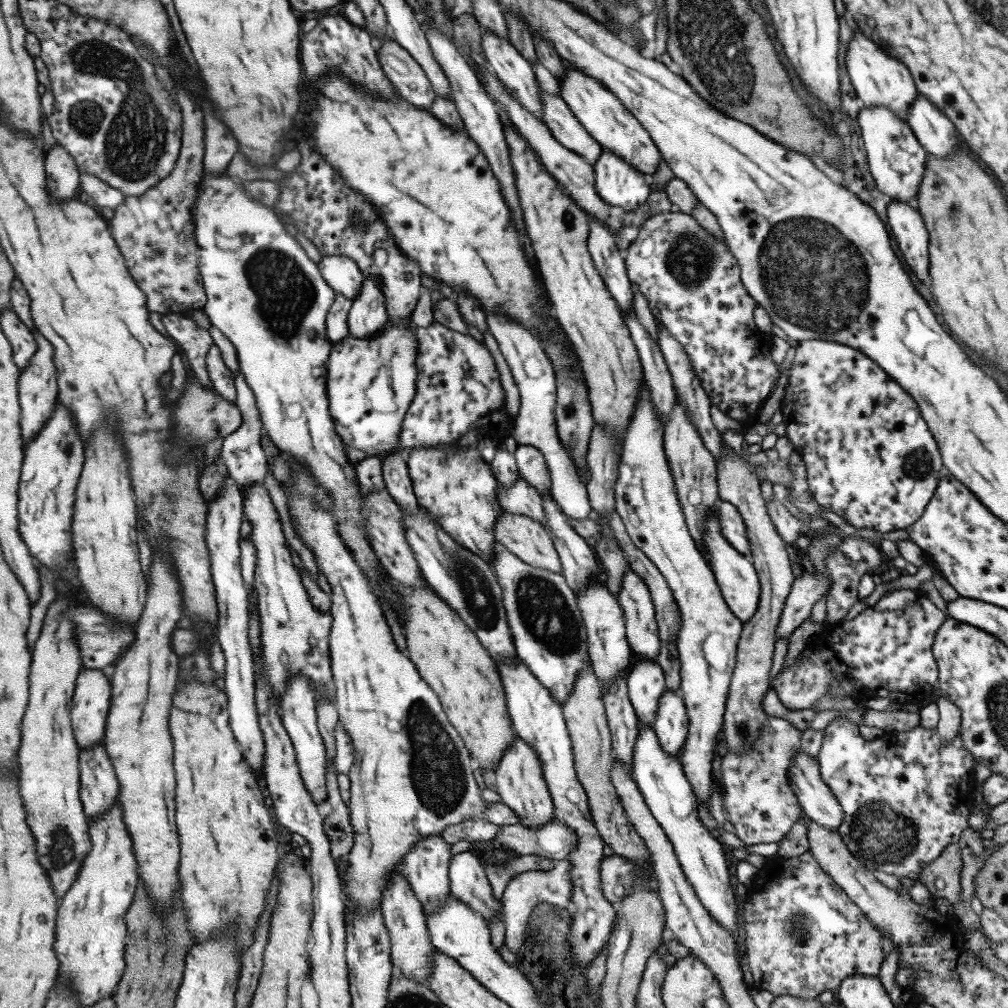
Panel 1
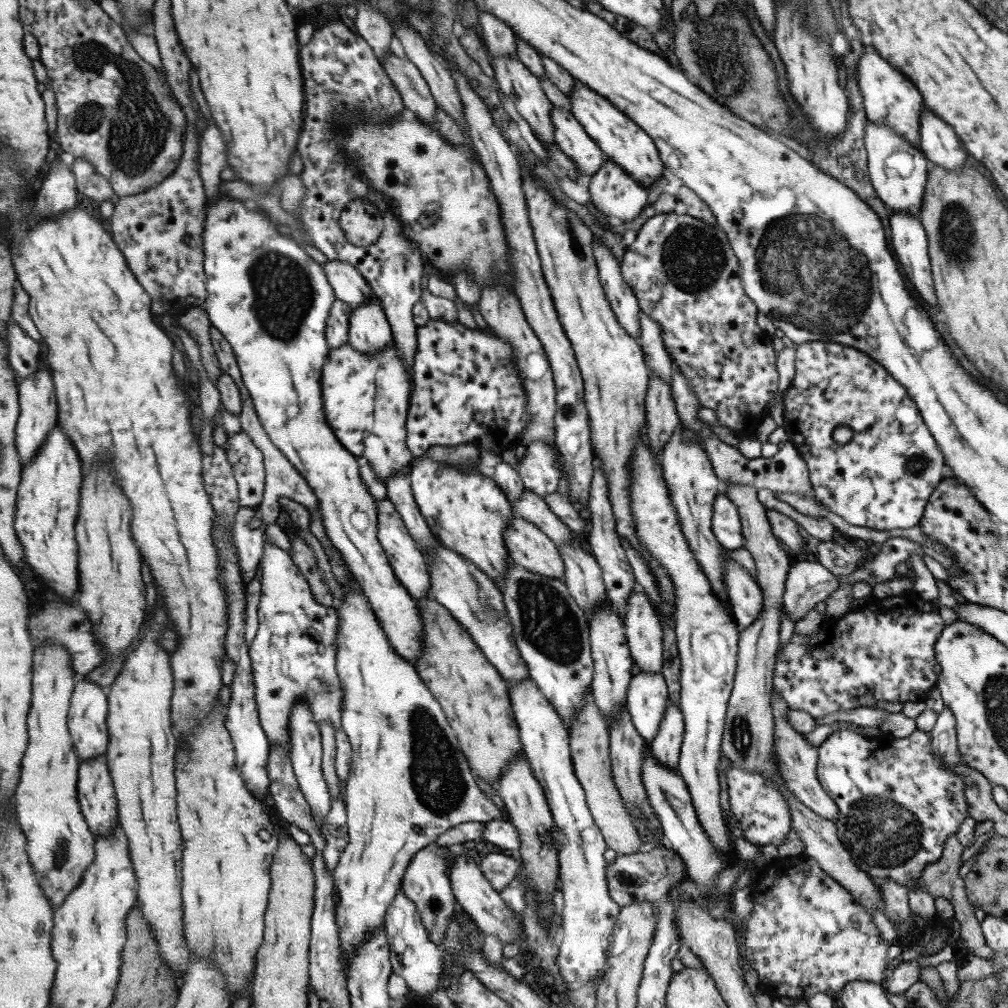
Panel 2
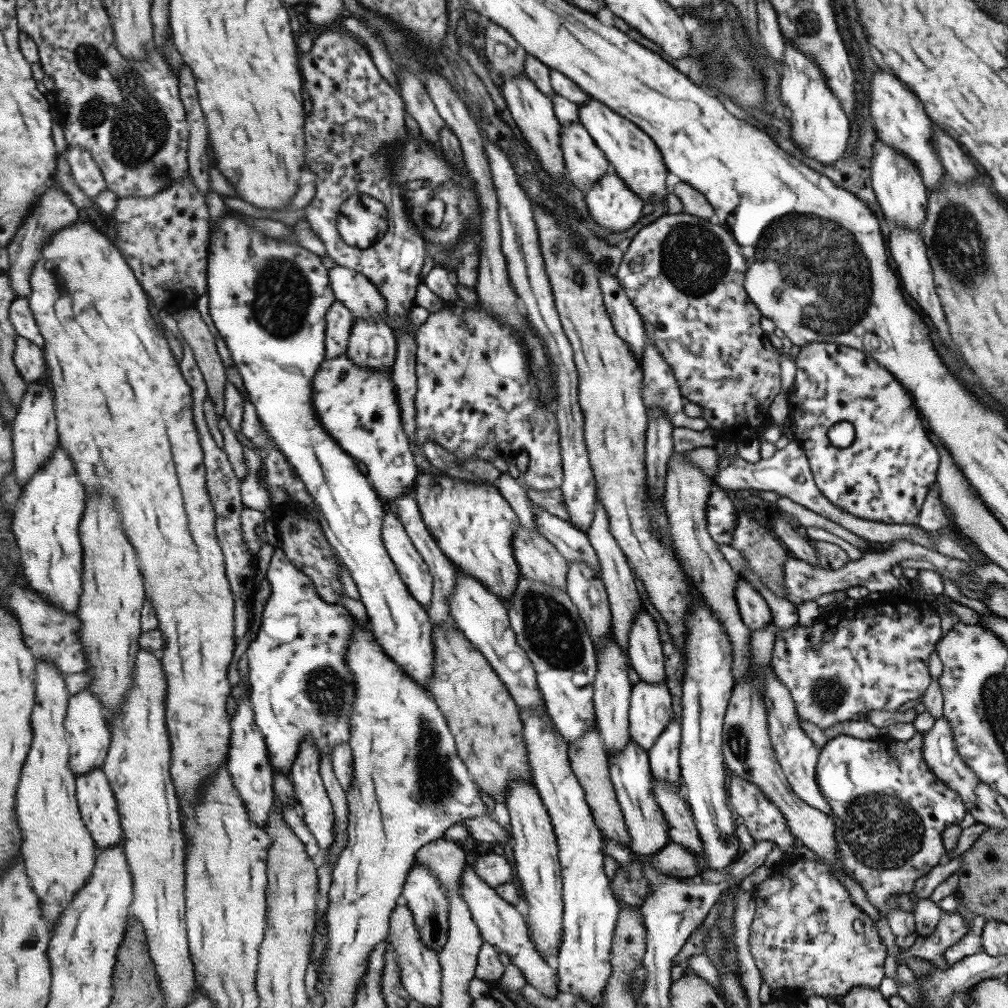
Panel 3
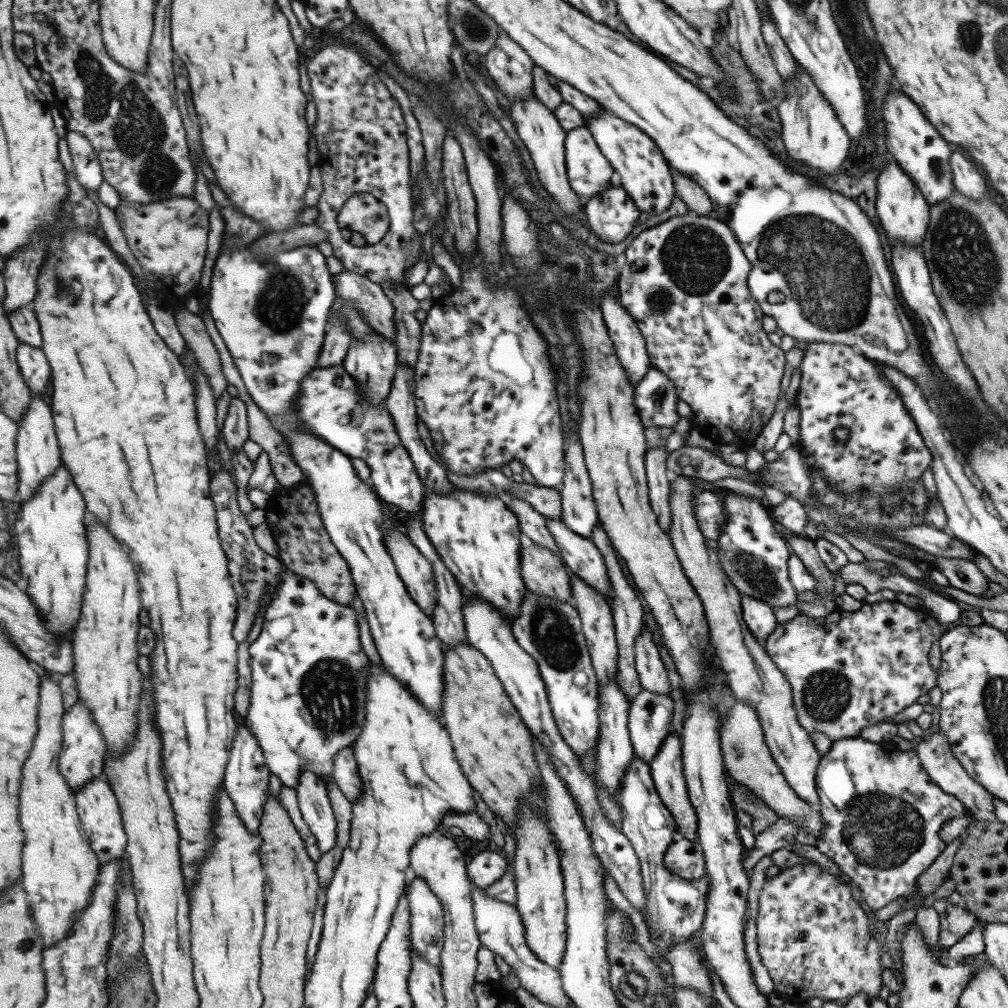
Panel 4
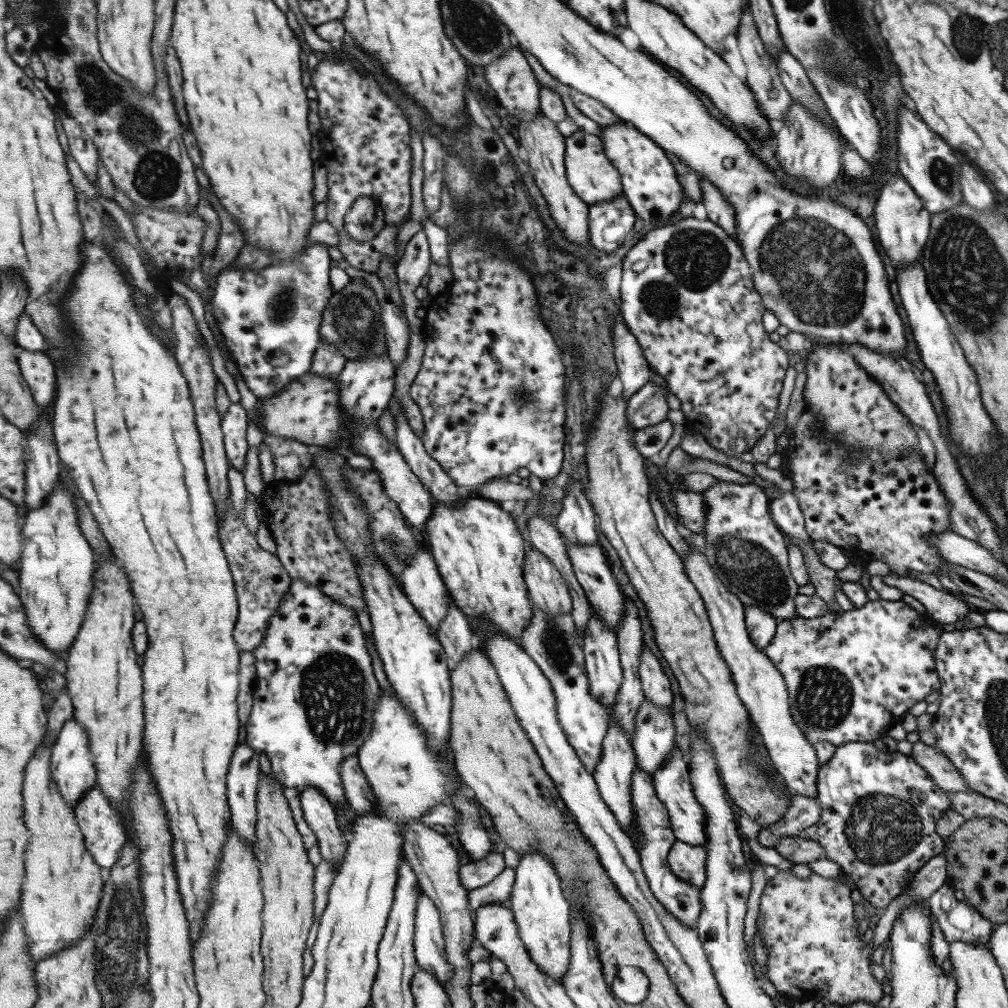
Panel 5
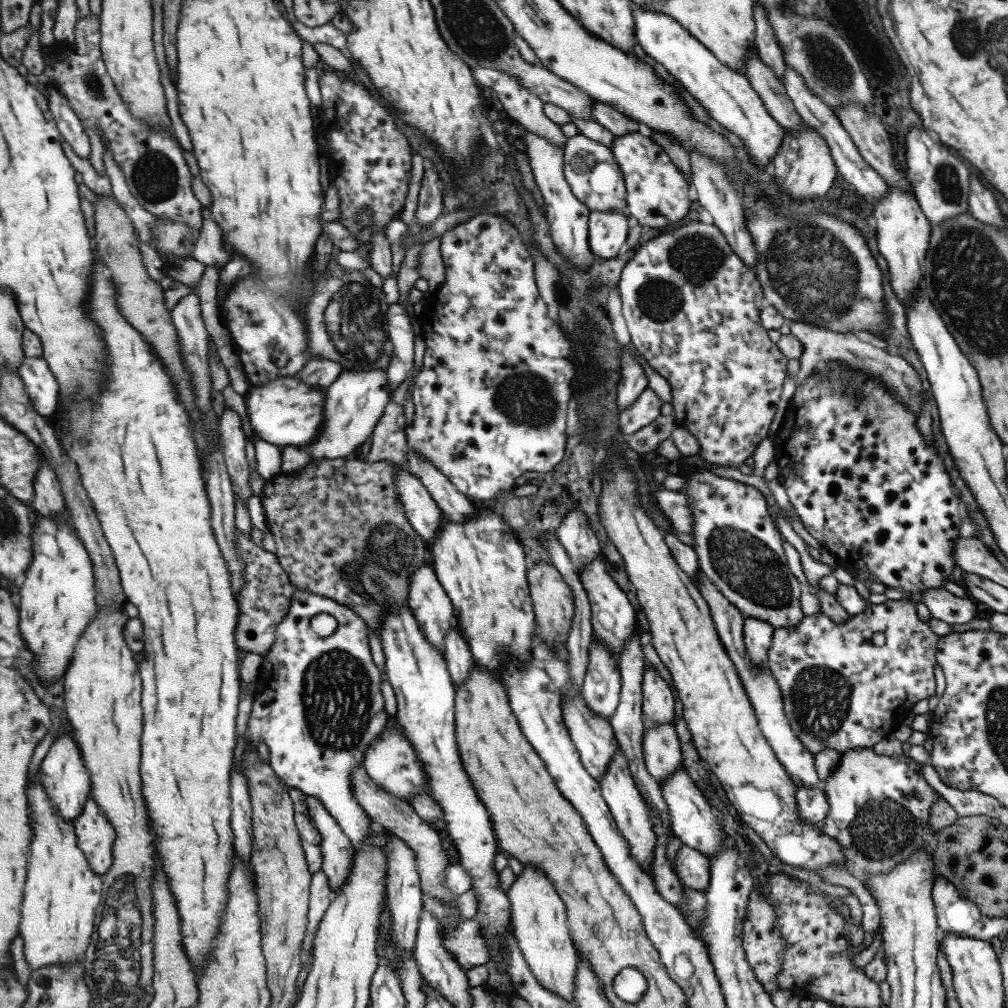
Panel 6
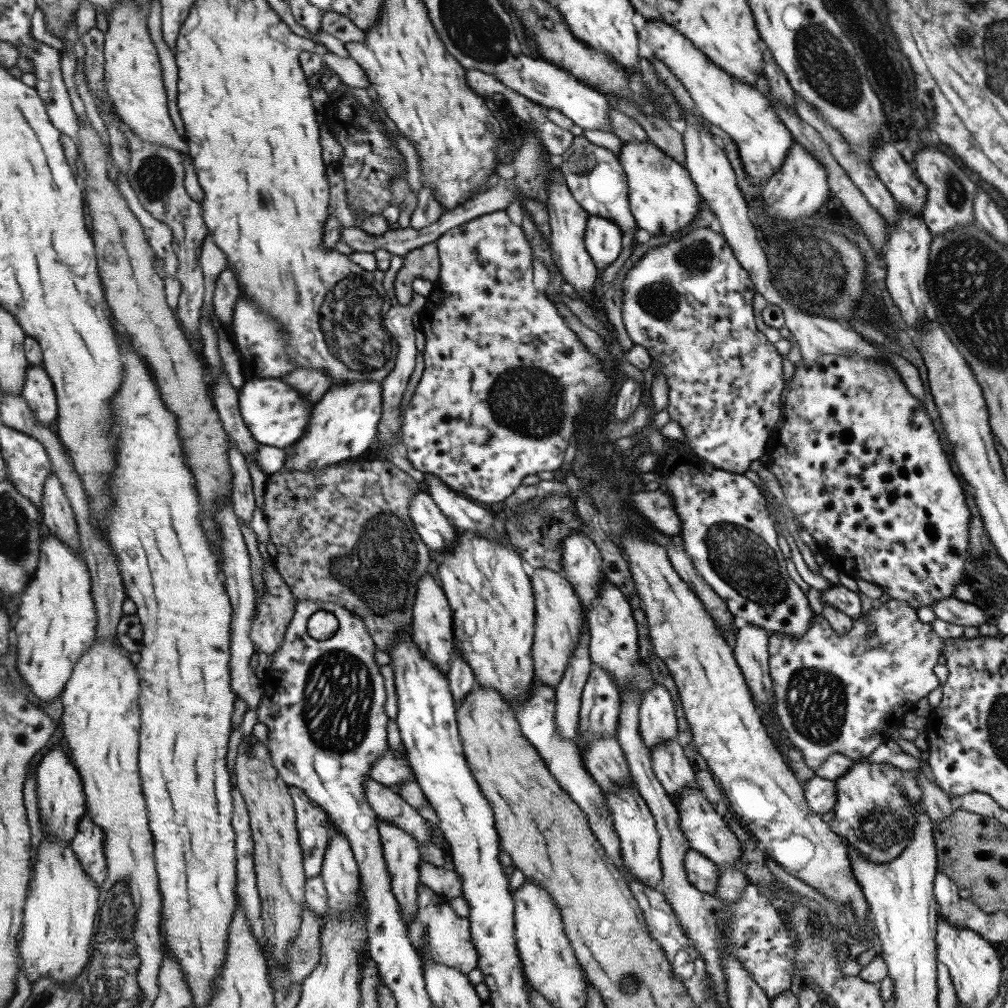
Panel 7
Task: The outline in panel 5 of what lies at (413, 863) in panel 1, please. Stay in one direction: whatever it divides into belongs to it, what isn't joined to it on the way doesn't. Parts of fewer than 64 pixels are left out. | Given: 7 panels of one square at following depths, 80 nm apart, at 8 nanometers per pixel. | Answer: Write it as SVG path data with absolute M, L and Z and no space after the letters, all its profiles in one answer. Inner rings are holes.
M422 890L417 897L413 930L416 966L433 976L442 987L446 986L445 982L452 976L453 965L446 957L438 910Z

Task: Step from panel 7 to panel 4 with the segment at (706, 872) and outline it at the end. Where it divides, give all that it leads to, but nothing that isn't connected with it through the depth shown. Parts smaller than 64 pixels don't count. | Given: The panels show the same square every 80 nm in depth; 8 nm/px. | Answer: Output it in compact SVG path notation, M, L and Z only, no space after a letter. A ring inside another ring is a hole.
M676 837L663 854L663 866L685 880L697 880L704 875L702 848L697 840Z

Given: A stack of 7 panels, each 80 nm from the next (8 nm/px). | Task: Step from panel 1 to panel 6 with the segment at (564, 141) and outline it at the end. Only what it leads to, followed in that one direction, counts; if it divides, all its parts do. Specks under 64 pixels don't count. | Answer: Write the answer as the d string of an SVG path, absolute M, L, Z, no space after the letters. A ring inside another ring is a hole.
M578 133L570 136L561 149L562 173L577 201L585 204L590 211L605 212L606 210L624 210L626 208L623 175L609 147Z

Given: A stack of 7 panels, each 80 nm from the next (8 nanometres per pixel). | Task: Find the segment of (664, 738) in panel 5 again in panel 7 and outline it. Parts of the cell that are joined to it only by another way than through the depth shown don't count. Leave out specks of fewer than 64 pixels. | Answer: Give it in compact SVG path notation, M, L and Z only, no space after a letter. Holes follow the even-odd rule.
M675 739L656 744L649 754L653 774L672 802L684 788L697 787L692 766Z

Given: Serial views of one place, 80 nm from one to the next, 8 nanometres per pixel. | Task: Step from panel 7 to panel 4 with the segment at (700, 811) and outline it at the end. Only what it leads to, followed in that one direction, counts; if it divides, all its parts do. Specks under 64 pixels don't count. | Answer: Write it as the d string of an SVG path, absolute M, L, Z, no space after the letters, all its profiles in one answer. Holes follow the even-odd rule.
M670 729L664 742L661 743L659 750L648 763L650 775L654 784L654 789L661 799L665 809L671 813L674 823L676 824L676 836L695 841L697 836L697 819L693 806L689 804L690 800L687 794L685 779L682 771L680 737Z

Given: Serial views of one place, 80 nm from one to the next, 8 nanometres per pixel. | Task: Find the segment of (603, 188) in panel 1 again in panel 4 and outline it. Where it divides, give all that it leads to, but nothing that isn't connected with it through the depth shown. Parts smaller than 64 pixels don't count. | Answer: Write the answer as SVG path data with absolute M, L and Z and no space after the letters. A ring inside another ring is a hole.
M614 183L582 206L589 228L601 242L619 244L637 226L640 210L627 192Z

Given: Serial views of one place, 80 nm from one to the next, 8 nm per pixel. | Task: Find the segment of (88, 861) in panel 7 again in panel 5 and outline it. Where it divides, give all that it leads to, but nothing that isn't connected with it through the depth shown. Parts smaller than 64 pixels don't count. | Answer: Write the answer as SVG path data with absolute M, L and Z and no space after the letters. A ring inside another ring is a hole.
M95 786L86 794L85 798L77 807L76 817L84 833L85 846L92 852L93 858L100 864L103 870L108 873L116 862L120 859L122 848L128 839L126 829L118 815L113 803L106 797L106 794Z

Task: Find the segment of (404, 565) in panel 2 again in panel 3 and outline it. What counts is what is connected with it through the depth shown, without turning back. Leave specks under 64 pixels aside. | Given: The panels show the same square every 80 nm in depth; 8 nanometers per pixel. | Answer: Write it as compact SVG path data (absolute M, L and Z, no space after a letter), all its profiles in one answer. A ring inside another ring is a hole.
M387 512L382 530L384 544L402 576L409 593L421 606L427 609L431 604L433 577L406 532L399 516Z

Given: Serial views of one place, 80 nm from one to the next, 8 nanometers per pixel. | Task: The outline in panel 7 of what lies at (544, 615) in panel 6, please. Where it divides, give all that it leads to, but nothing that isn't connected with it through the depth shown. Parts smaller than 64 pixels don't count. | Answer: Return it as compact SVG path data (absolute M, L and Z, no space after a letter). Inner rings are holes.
M537 568L528 578L532 586L534 602L534 633L532 636L531 661L534 678L545 686L557 686L561 681L572 652L578 645L584 630L584 613L572 590L572 586L561 574L549 569Z

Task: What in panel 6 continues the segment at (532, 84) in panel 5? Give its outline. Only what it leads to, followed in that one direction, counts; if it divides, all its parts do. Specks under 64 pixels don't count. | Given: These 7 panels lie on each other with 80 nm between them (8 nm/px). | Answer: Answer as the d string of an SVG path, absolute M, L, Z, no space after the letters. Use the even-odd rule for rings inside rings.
M475 68L471 69L474 83L477 88L489 88L489 90L495 92L497 99L501 102L503 110L507 113L507 116L515 120L522 127L535 133L537 136L543 136L545 140L548 140L551 144L556 146L564 146L565 141L568 139L561 130L559 125L550 122L543 114L542 100L537 99L535 95L529 93L525 87L521 87L521 83L511 77L509 73L503 73L503 71L497 71L497 69L485 69Z

